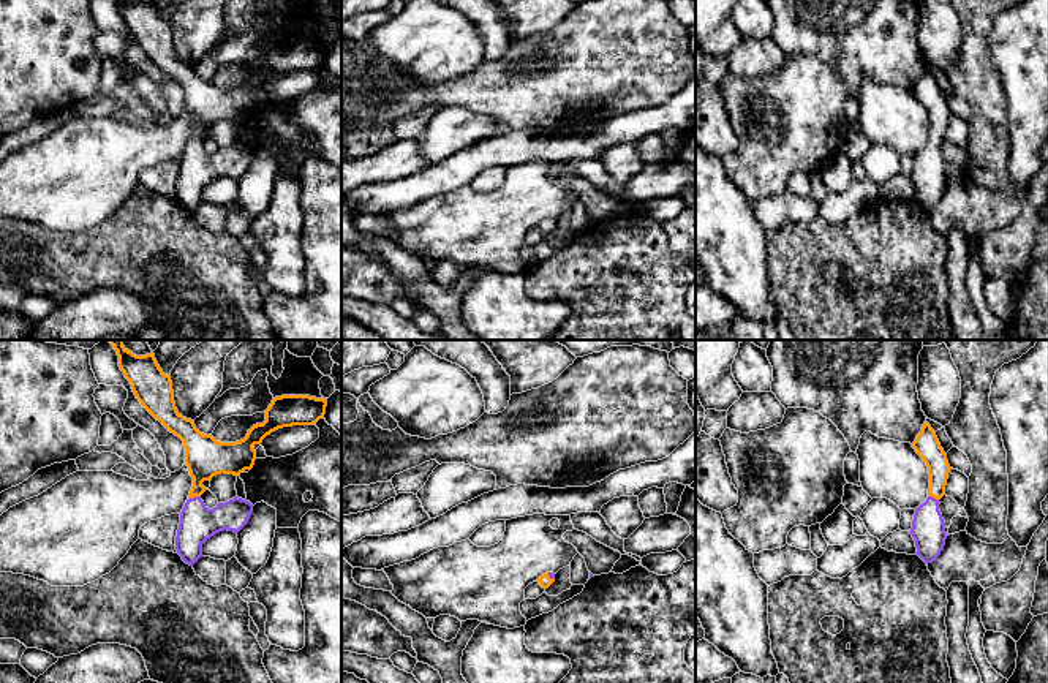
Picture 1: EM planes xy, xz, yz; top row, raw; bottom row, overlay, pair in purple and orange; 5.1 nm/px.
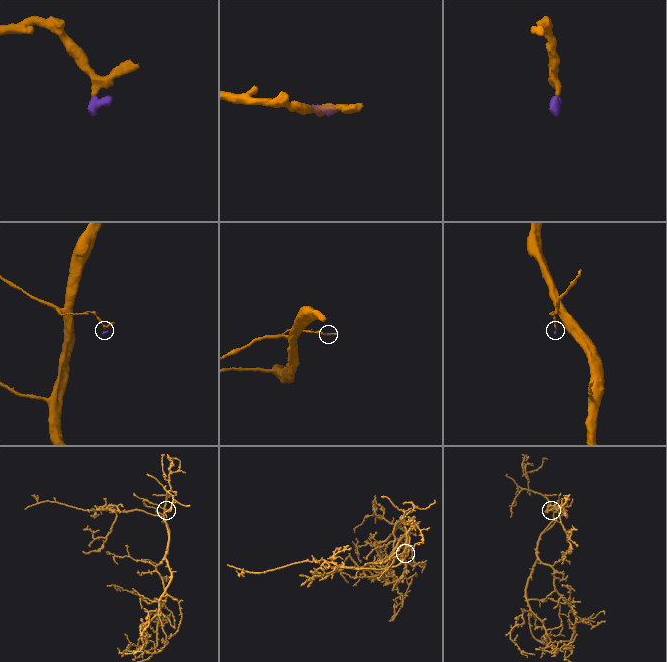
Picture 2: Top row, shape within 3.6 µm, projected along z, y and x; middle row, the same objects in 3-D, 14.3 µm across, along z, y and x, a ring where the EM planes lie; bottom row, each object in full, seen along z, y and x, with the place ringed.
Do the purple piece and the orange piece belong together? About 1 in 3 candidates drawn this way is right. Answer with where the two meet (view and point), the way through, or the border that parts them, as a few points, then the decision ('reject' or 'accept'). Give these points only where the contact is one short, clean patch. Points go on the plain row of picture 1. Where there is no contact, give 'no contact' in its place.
meets purple in xy at (195, 143); runs through xy (198, 169), (195, 165), (195, 143), (199, 116), (206, 103); accept

